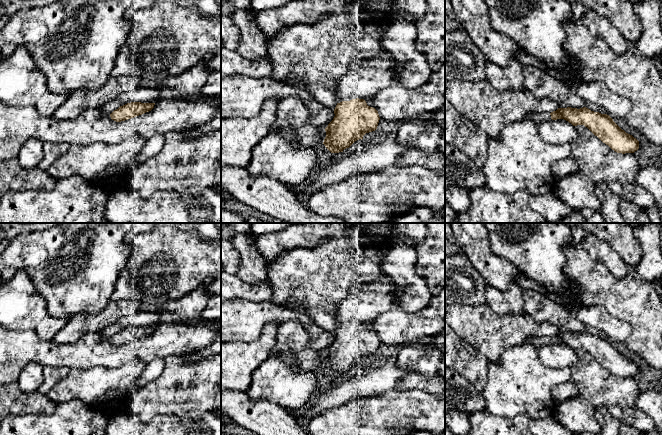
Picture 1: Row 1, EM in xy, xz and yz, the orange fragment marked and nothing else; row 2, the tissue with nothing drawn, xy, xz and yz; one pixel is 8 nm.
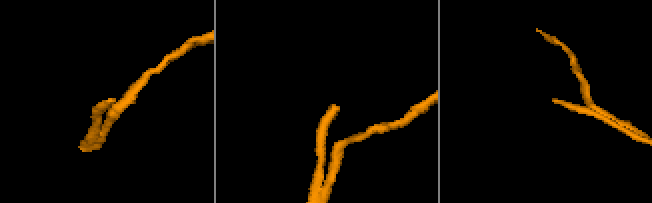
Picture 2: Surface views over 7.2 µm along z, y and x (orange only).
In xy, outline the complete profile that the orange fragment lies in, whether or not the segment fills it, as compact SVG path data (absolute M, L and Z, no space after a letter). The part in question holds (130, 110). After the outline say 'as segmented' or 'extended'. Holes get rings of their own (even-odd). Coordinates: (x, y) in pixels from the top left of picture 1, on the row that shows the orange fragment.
M131 102L114 110L110 117L116 122L125 121L151 111L155 103Z | as segmented

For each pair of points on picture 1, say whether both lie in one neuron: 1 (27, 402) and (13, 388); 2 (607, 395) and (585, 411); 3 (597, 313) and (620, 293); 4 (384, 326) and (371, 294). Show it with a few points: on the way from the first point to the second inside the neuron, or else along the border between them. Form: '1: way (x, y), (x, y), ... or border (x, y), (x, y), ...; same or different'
1: way (23, 399), (16, 392); same
2: border (579, 393), (595, 410); different
3: border (582, 306), (601, 305), (611, 315), (623, 321); different
4: border (395, 302), (389, 309), (365, 324); different

